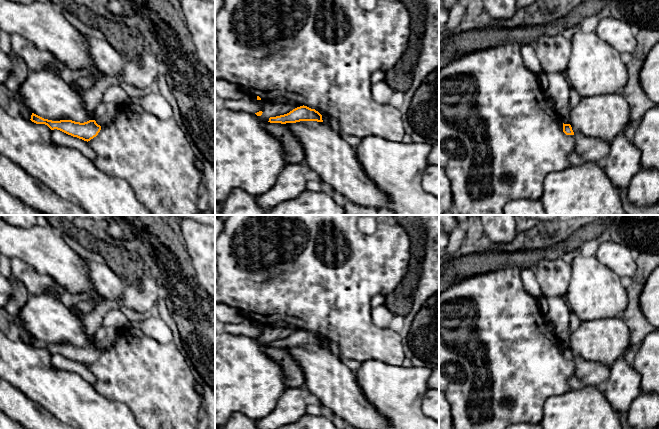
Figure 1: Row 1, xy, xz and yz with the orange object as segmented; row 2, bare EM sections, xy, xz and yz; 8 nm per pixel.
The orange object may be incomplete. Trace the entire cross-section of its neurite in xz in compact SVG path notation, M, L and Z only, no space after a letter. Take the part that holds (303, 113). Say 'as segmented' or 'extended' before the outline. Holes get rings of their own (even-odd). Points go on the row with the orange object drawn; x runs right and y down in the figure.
as segmented; M304 105L293 109L287 114L270 117L268 122L286 124L300 121L323 122L322 115L318 111Z

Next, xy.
as segmented; M32 113L30 120L36 124L45 124L51 130L57 129L87 142L96 137L101 130L101 126L98 125L95 120L89 120L84 123L72 120L52 121L44 119L34 113Z

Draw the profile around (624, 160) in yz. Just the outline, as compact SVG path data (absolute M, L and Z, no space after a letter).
M624 133L618 134L609 146L609 155L603 161L606 174L619 188L627 188L641 168L641 152Z

